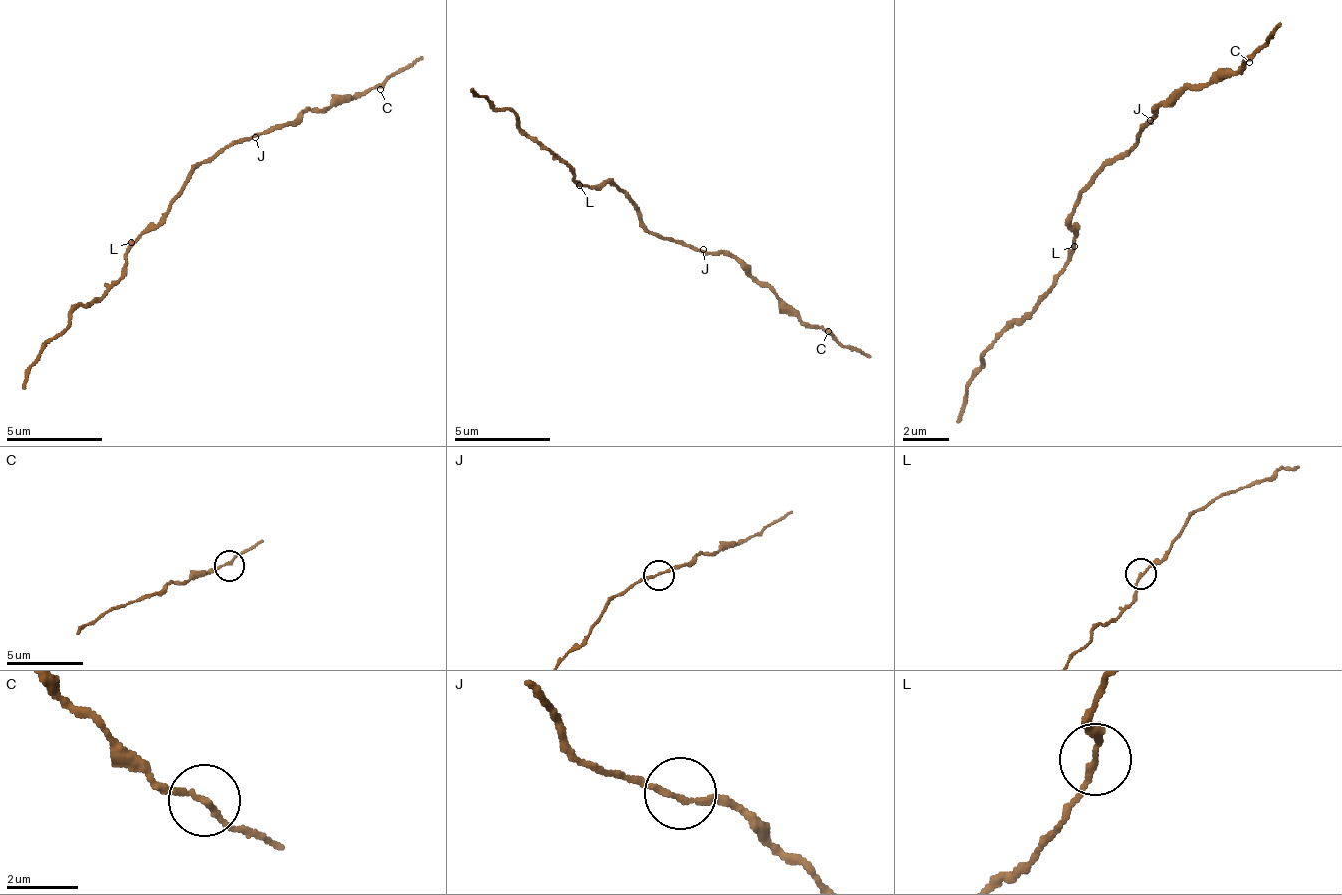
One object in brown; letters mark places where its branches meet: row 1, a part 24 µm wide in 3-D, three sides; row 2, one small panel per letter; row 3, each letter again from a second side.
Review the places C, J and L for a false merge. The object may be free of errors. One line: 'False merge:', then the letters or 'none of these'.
False merge: none of these

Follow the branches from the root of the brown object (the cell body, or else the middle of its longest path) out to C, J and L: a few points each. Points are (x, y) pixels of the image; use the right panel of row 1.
C: (1110, 166), (1139, 137), (1156, 108), (1162, 108), (1179, 91), (1203, 91), (1249, 62)
J: (1110, 166), (1139, 137), (1139, 131), (1150, 120)
L: (1110, 166), (1081, 195), (1081, 201), (1069, 218), (1075, 224), (1075, 247)

